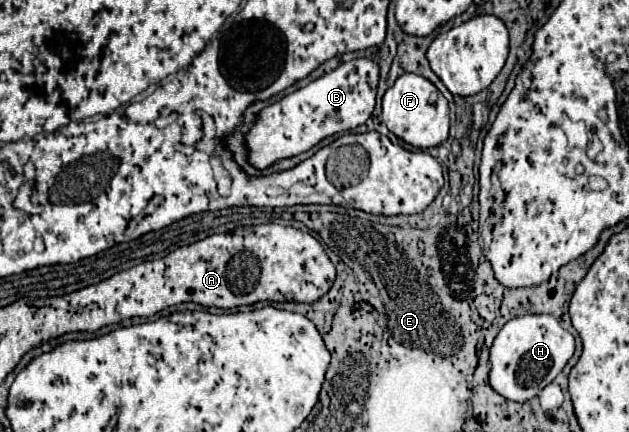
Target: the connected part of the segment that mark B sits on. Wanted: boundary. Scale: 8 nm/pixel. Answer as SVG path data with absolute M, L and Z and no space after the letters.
M358 58L339 64L333 72L269 104L257 114L253 128L245 134L247 162L257 170L265 170L277 160L311 150L333 134L343 134L365 124L375 108L379 76L379 66L374 61Z

